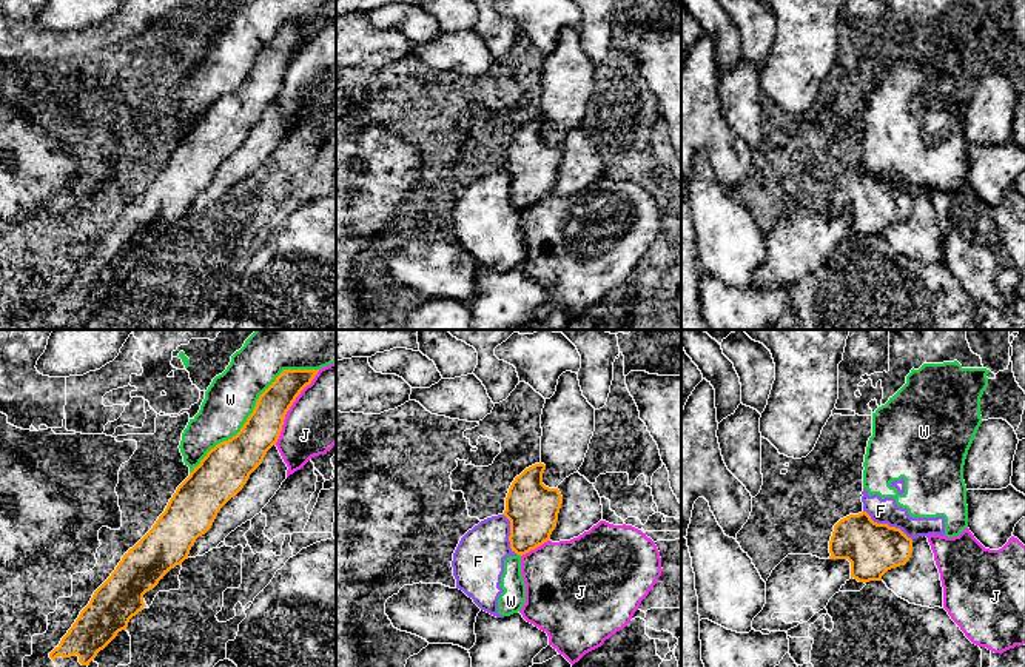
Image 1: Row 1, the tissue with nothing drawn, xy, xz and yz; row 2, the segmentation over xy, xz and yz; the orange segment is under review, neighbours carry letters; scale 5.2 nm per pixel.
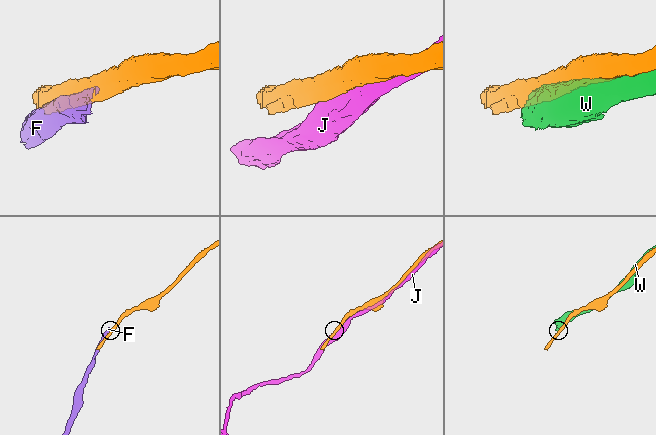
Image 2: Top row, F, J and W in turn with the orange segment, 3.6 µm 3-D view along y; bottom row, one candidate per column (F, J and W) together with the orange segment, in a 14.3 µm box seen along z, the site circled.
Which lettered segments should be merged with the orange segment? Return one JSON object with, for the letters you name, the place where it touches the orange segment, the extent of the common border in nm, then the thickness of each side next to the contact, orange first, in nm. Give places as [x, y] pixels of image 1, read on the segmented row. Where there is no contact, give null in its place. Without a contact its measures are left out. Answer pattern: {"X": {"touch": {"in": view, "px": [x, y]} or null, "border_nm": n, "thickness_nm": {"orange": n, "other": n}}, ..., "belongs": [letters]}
{"belongs": []}

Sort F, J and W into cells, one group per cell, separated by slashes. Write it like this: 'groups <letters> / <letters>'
groups F W / J

